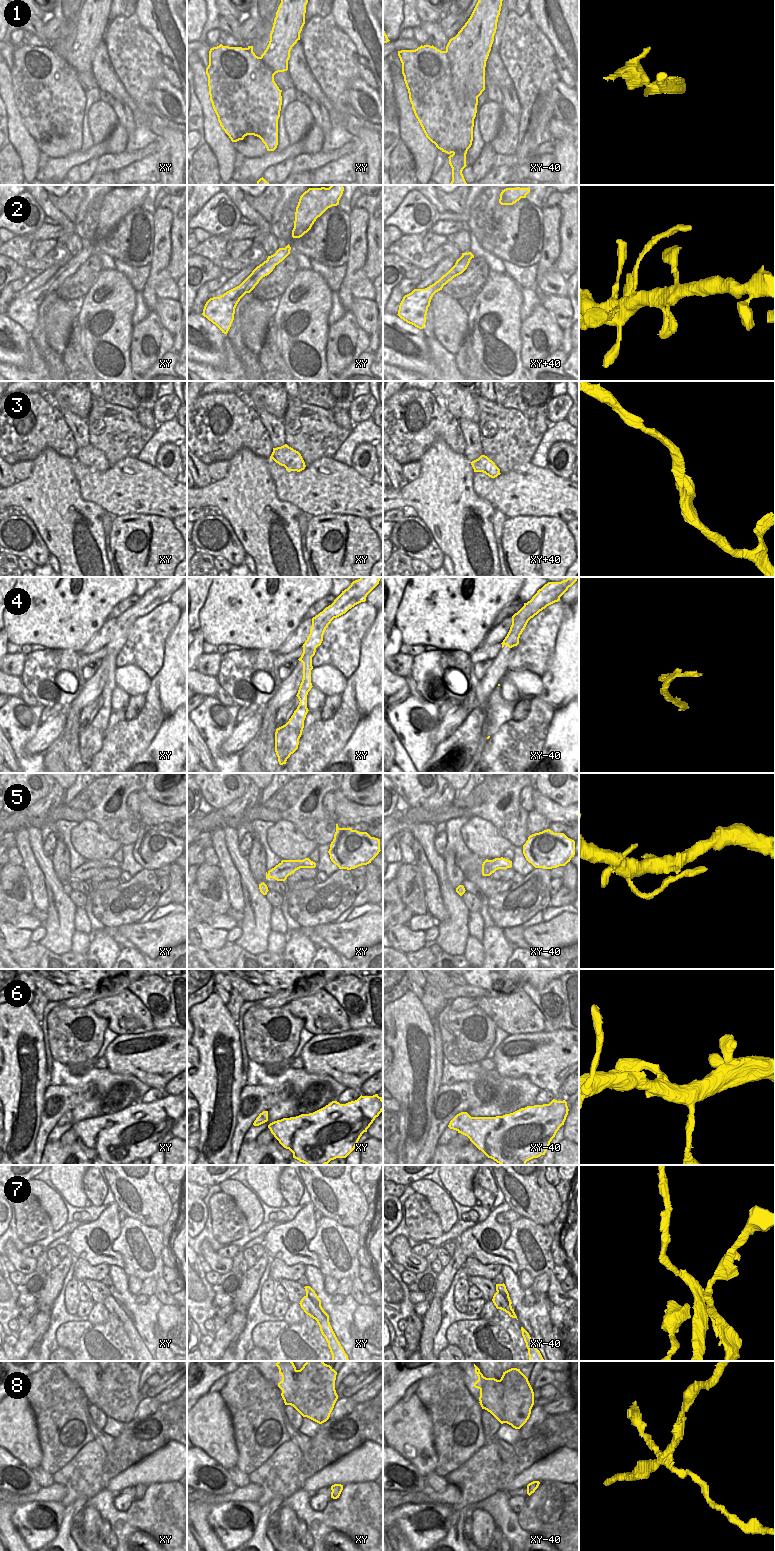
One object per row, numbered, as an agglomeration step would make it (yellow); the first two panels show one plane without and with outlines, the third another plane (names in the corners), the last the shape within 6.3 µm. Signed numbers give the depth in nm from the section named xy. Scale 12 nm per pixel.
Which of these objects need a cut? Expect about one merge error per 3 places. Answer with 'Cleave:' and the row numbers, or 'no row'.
Cleave: 1, 7, 8

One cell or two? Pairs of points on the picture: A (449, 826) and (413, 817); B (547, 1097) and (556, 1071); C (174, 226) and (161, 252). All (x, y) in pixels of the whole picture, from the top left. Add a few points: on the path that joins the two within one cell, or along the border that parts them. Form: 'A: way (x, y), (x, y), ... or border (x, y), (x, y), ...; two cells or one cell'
A: border (461, 816), (450, 818), (436, 825); two cells
B: border (540, 1089), (547, 1089), (554, 1098); two cells
C: way (171, 220), (168, 230), (168, 242); one cell

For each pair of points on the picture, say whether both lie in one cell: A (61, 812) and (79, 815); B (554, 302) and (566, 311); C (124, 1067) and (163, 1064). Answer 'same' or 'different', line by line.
A: same
B: same
C: same

